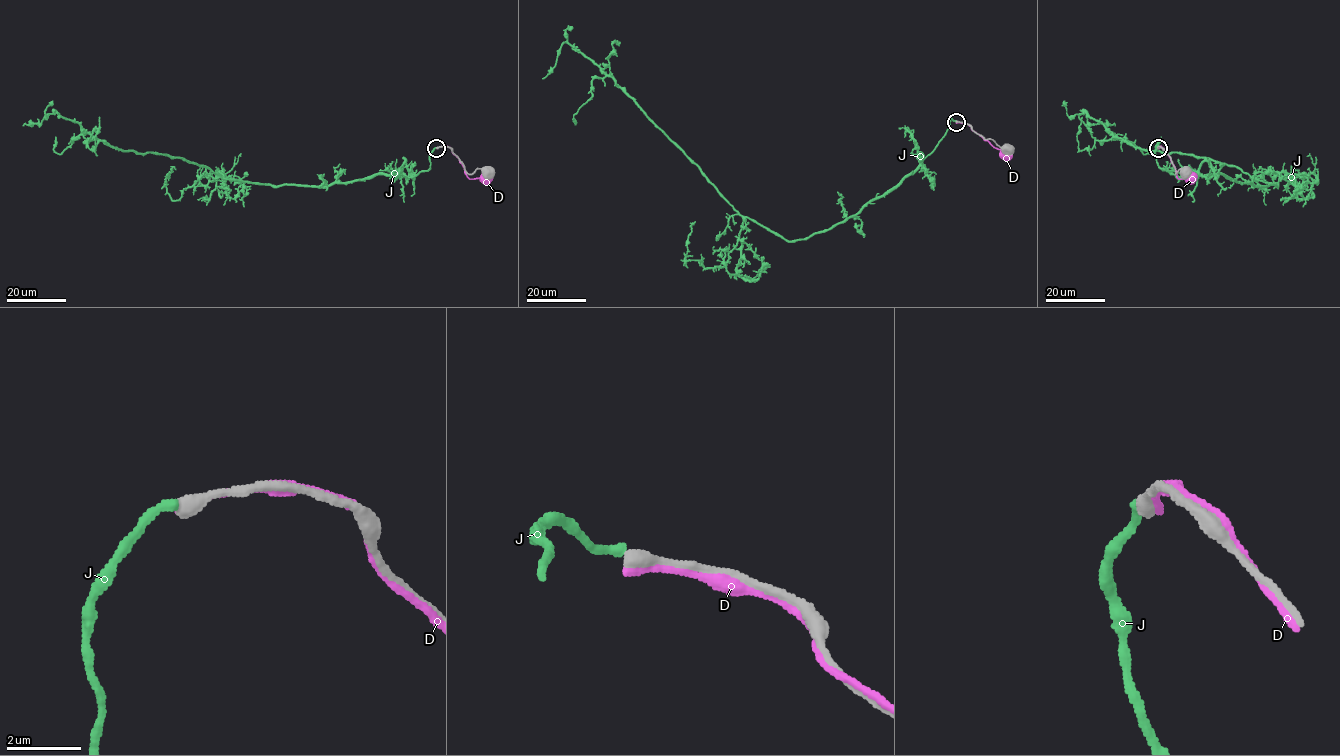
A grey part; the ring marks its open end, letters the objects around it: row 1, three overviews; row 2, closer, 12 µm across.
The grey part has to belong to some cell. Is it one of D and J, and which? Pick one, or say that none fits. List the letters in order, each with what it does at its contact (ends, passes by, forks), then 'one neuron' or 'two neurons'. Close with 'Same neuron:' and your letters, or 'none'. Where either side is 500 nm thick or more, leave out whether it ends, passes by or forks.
D: it passes by; two neurons
J: it ends there; two neurons
Same neuron: none

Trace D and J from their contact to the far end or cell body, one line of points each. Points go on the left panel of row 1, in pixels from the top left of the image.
D: (441, 146), (452, 149), (469, 178), (484, 179)
J: (436, 147), (430, 168), (413, 177), (266, 185), (223, 179), (182, 158), (111, 147), (56, 112), (22, 126)

